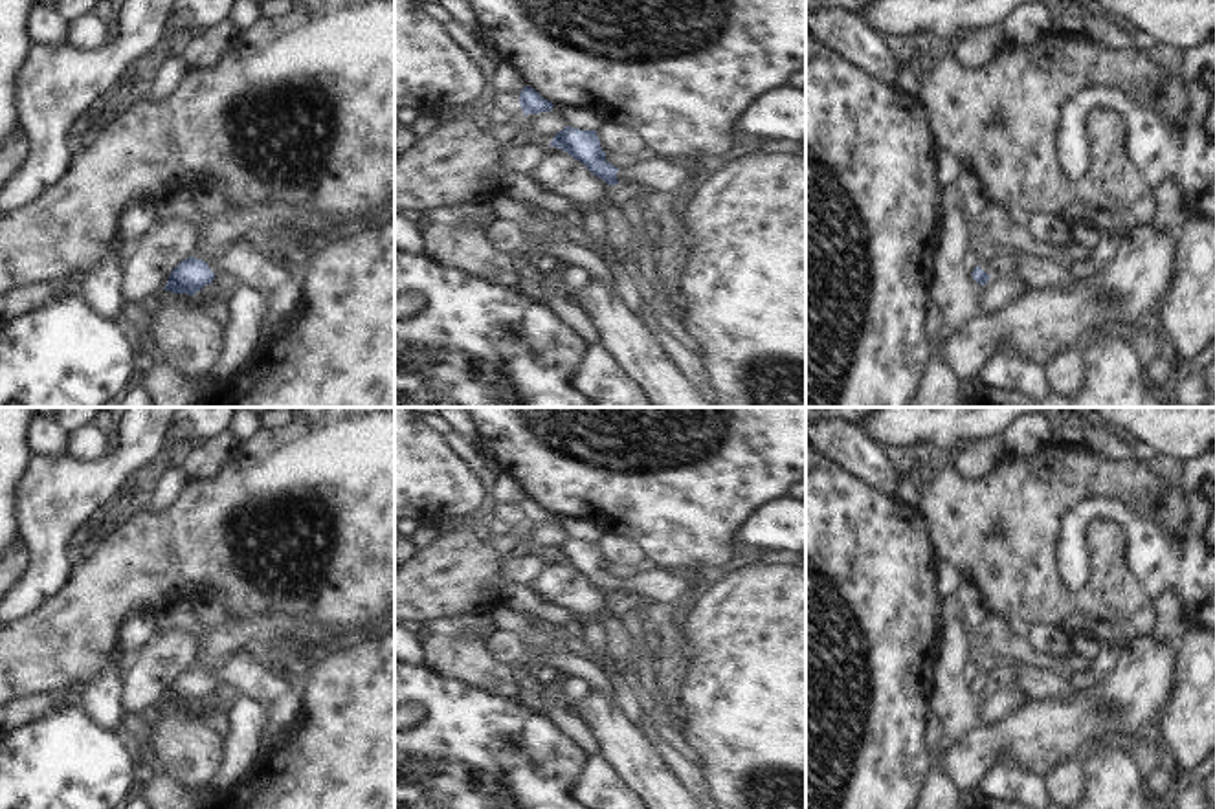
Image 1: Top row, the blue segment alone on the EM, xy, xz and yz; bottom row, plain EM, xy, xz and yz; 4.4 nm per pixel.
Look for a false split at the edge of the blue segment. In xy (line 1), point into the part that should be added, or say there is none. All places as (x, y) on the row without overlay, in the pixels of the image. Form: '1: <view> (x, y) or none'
1: xy (279, 698)

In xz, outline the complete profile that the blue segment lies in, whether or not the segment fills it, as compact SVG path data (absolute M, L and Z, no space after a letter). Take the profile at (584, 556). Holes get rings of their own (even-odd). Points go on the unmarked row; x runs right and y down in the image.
M565 537L552 549L551 558L562 560L584 574L608 596L637 593L655 604L677 609L683 598L692 598L699 591L699 587L686 578L675 576L661 567L641 567L635 576L619 580L606 571L596 541Z

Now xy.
M246 646L224 666L209 673L195 668L182 671L171 682L163 701L195 706L206 695L213 693L218 681L228 681L239 693L251 697L264 708L266 717L261 736L277 732L299 712L301 699L297 688L255 660Z

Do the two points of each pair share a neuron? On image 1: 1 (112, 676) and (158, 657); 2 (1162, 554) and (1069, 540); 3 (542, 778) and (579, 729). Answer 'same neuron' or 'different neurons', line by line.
1: different neurons
2: same neuron
3: different neurons

